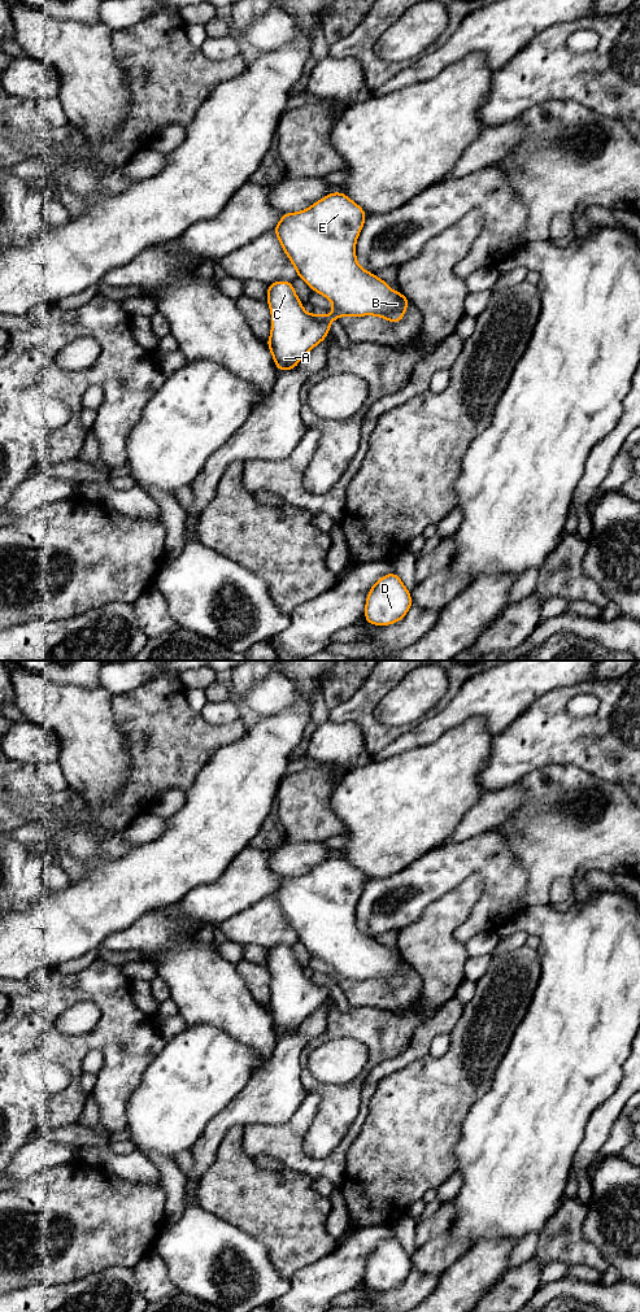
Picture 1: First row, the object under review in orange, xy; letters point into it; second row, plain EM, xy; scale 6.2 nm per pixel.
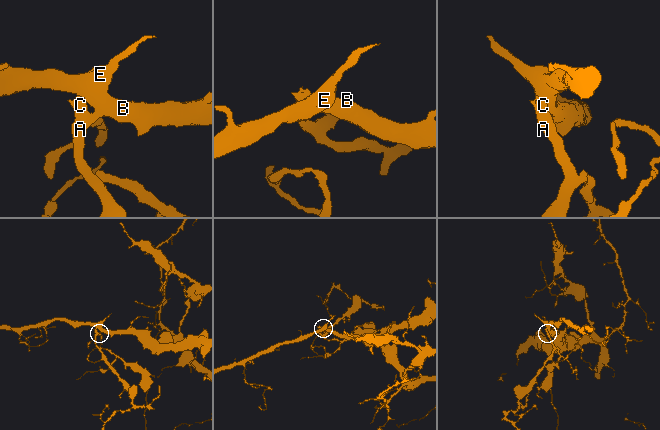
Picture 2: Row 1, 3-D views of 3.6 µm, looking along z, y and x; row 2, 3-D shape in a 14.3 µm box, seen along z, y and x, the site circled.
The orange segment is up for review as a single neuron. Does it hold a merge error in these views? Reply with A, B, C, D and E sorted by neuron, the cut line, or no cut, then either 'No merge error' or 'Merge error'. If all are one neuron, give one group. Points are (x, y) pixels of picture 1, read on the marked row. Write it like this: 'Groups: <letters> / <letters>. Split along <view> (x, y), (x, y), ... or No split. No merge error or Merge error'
Groups: A B C D E. No split. No merge error

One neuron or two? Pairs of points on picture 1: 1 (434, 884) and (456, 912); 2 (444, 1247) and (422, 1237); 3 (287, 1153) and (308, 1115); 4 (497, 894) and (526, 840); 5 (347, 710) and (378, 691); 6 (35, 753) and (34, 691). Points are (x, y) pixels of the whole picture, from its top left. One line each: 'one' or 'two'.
1: two
2: two
3: one
4: two
5: one
6: two

